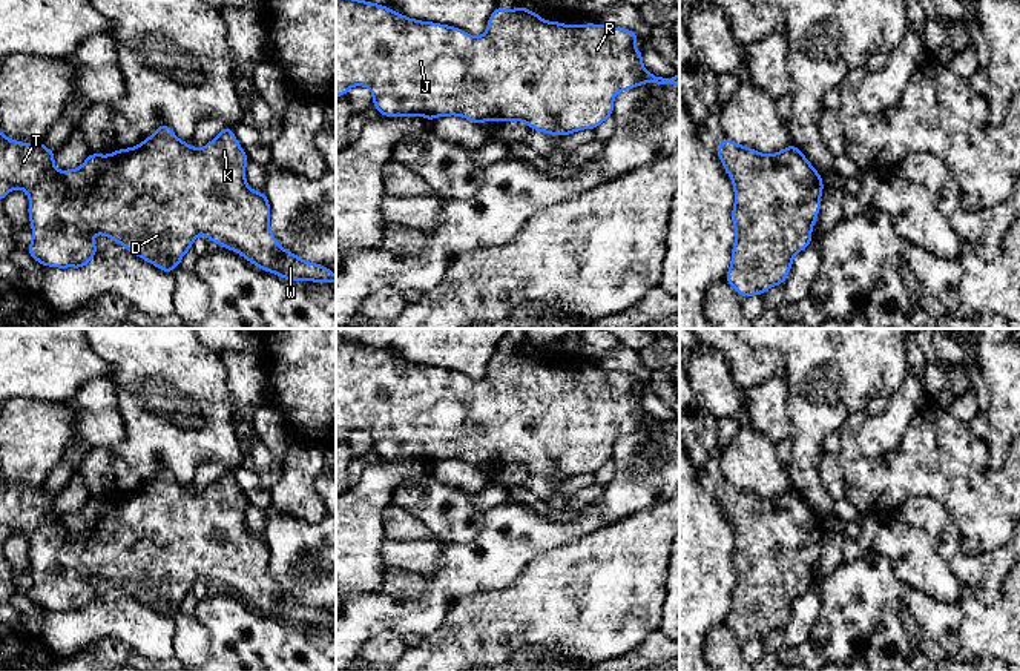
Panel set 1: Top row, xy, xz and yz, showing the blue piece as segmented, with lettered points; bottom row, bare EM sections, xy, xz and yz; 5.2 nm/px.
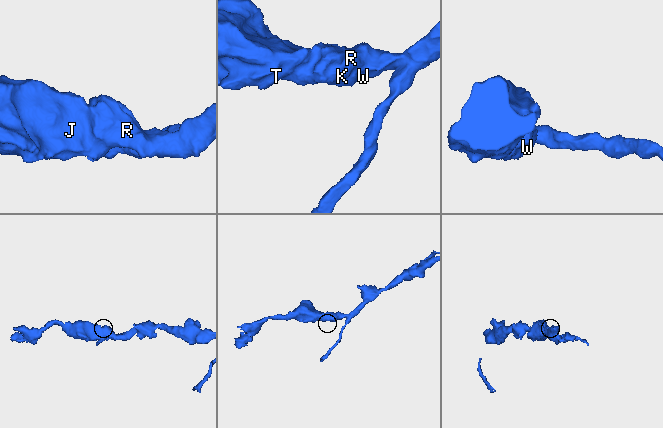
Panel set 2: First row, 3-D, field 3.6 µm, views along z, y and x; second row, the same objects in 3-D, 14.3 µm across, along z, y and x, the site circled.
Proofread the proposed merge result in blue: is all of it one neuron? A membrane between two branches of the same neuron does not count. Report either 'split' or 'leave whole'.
leave whole

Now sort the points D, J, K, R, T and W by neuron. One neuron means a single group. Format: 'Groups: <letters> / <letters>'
Groups: D J K R T W

